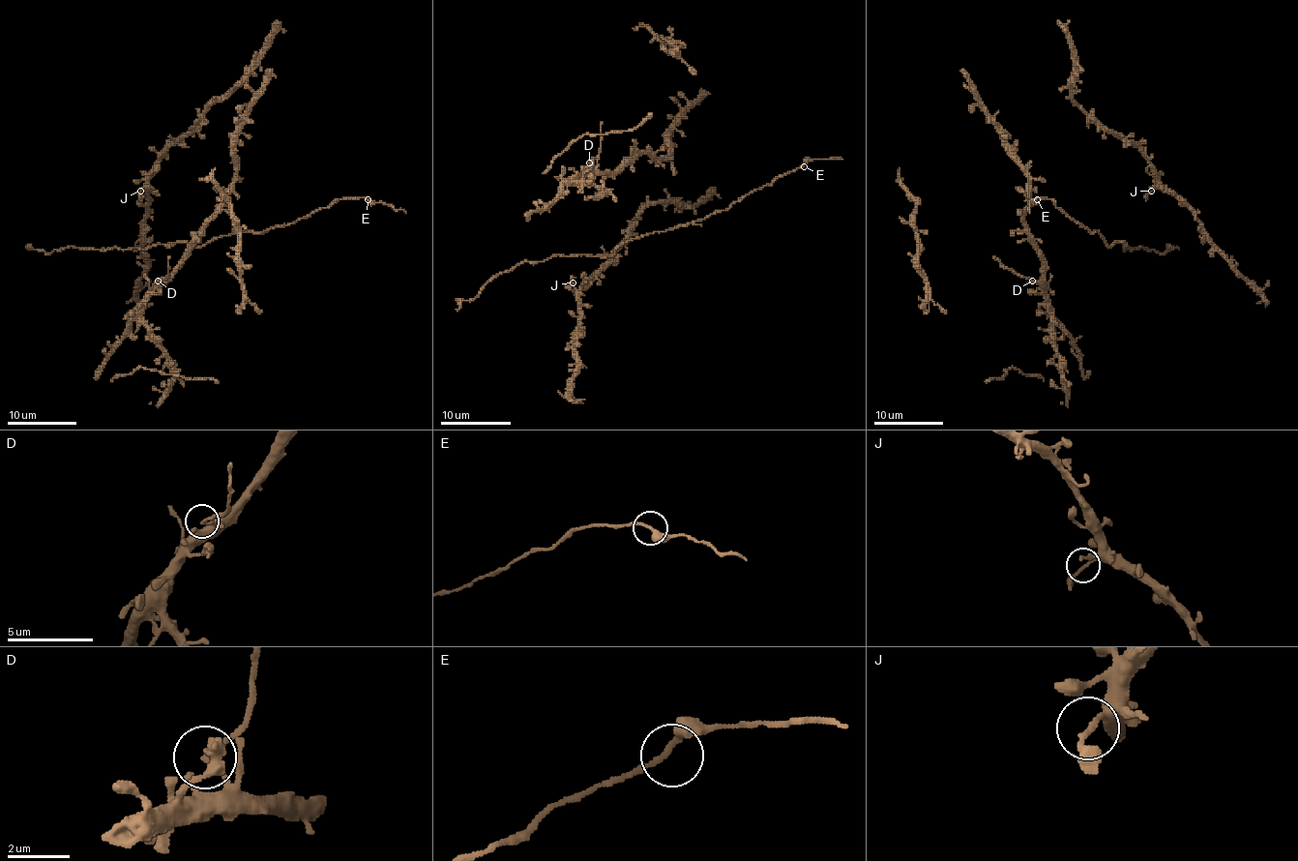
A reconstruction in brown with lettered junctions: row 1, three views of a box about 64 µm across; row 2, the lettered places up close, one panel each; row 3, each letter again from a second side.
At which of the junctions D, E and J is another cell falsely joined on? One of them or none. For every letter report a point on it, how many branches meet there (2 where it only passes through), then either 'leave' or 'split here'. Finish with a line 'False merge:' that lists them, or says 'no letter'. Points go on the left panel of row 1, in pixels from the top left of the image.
D: at (158, 281); 2 branches meet; split here
E: at (368, 199); 2 branches meet; leave
J: at (140, 191); 2 branches meet; leave
False merge: D

